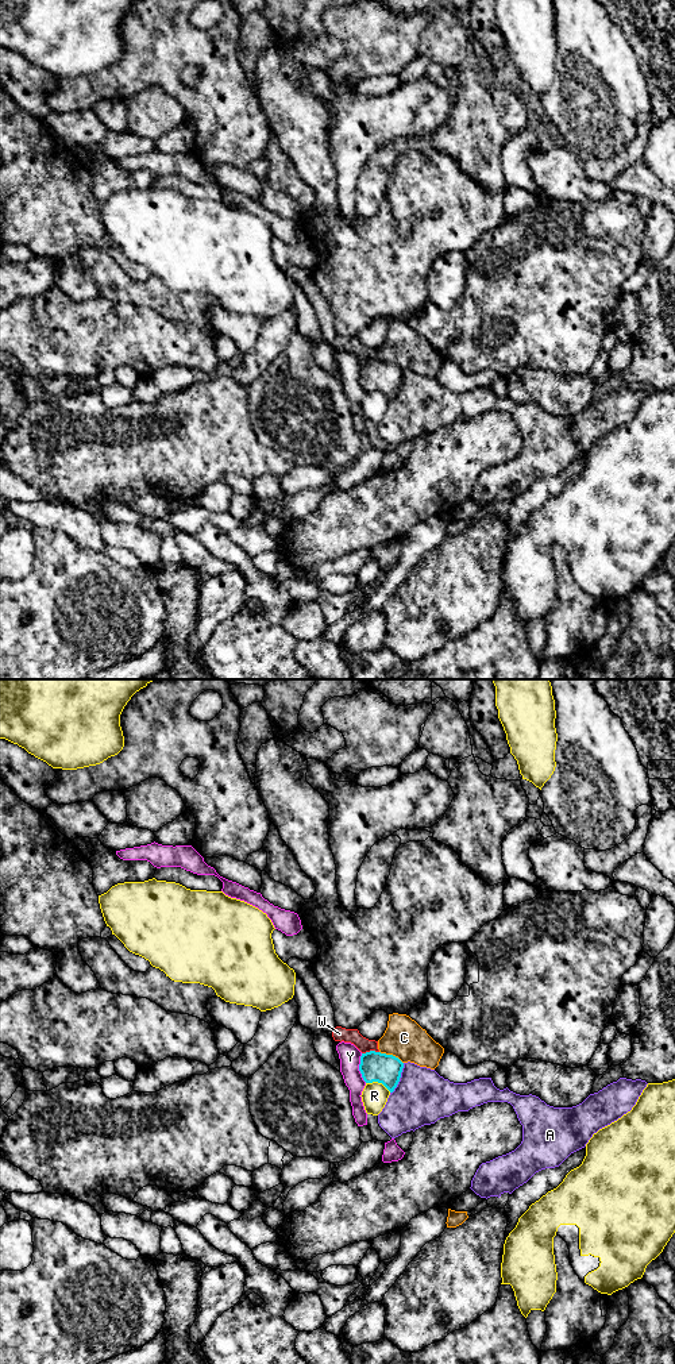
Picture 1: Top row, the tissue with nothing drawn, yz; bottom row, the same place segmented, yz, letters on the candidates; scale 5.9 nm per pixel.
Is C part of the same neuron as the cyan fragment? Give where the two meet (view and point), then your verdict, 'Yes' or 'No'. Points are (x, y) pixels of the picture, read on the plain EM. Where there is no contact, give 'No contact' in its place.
Touches cyan at yz (392, 363). No

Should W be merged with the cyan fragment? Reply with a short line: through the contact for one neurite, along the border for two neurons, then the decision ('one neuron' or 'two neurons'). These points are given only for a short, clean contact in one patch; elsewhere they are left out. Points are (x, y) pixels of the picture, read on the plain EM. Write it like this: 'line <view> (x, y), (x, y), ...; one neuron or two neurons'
line yz (378, 359), (362, 362); two neurons

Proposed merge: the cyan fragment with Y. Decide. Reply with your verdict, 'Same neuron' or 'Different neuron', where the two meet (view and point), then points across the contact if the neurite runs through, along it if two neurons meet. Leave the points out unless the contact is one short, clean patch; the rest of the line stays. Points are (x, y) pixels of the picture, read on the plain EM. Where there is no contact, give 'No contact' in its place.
Different neuron. Touches cyan at yz (359, 377). Boundary: yz (361, 362), (359, 381), (366, 390)

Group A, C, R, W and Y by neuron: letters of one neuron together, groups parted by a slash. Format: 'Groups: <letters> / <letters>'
Groups: A / C W / R / Y

